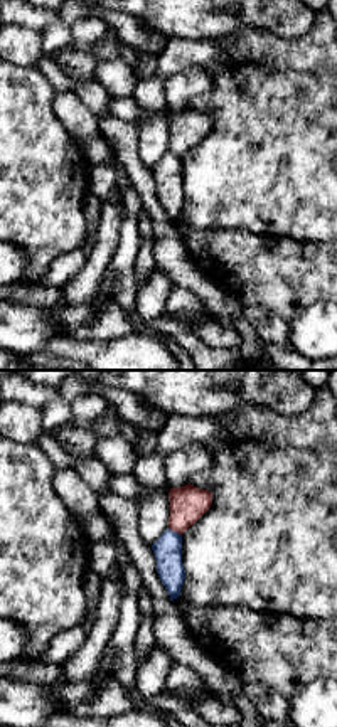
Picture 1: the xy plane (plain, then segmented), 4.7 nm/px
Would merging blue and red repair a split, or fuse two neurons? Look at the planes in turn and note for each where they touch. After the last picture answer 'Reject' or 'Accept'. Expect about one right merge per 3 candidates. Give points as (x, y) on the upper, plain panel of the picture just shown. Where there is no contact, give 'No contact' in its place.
Touches blue at (176, 155)

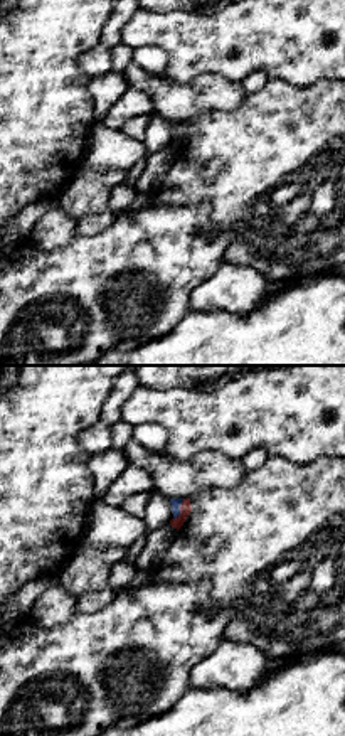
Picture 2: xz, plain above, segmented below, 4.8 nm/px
Touches blue at (179, 132)

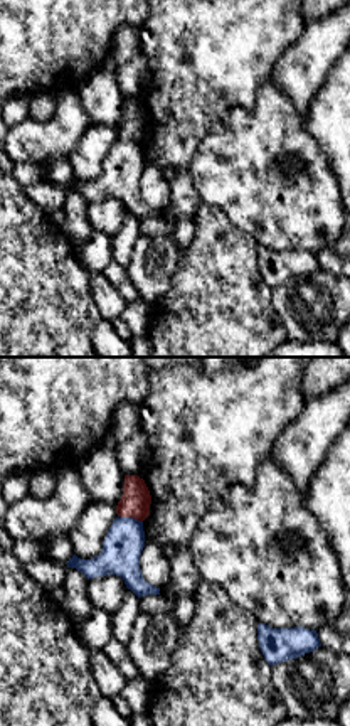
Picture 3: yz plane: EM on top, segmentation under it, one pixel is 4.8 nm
Touches blue at (130, 140)

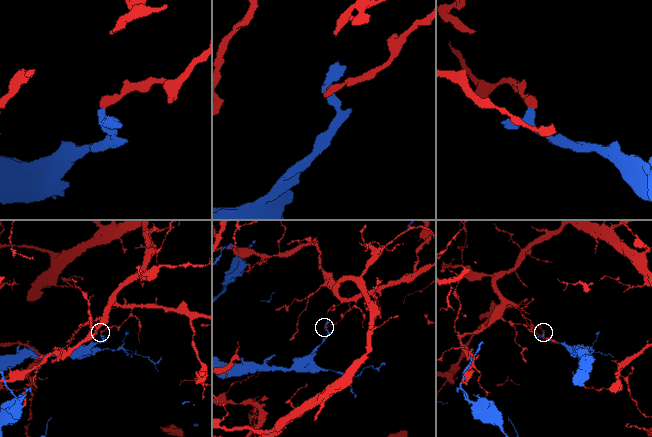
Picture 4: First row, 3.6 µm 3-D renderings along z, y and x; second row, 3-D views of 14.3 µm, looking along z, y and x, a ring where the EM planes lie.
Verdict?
Reject

